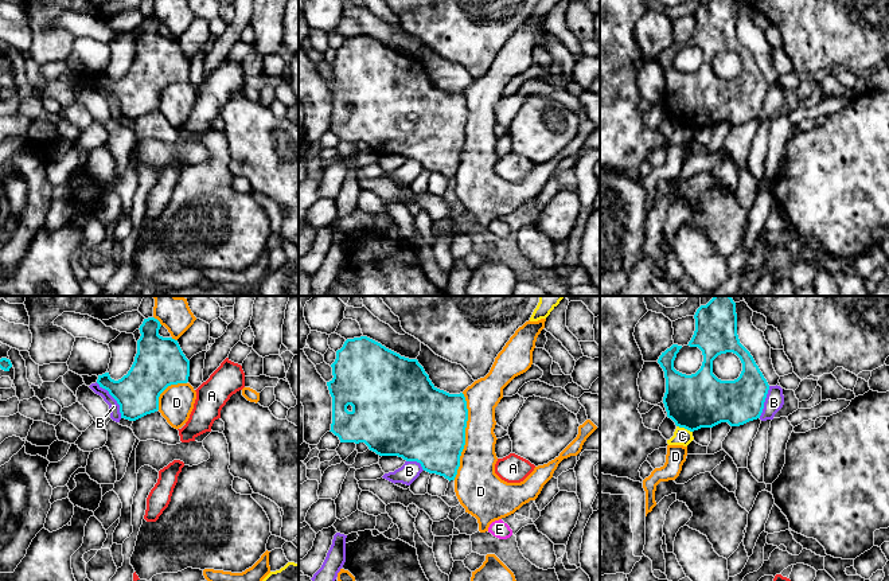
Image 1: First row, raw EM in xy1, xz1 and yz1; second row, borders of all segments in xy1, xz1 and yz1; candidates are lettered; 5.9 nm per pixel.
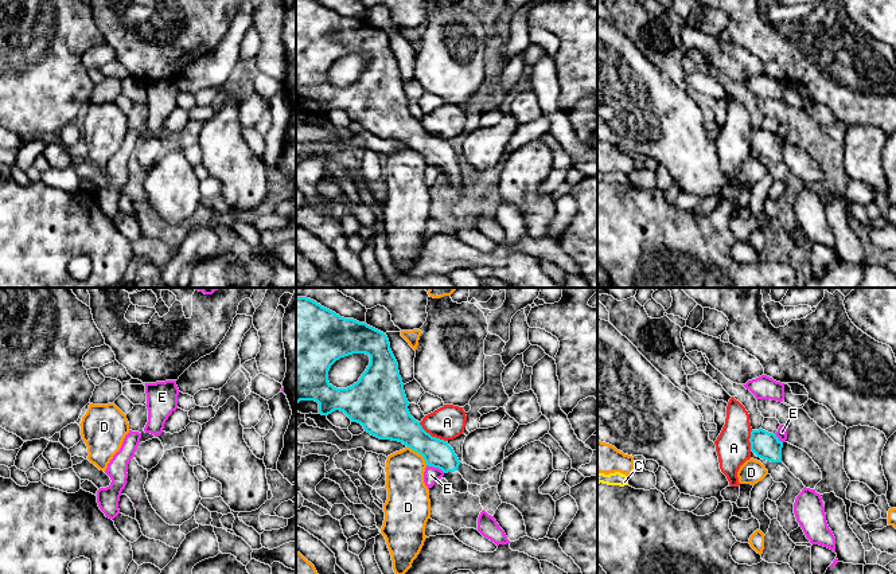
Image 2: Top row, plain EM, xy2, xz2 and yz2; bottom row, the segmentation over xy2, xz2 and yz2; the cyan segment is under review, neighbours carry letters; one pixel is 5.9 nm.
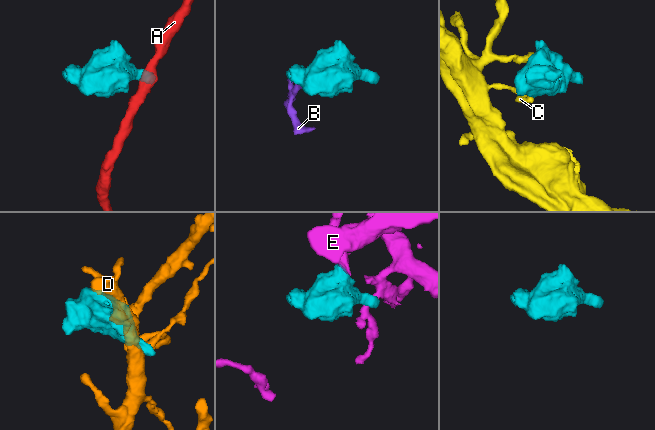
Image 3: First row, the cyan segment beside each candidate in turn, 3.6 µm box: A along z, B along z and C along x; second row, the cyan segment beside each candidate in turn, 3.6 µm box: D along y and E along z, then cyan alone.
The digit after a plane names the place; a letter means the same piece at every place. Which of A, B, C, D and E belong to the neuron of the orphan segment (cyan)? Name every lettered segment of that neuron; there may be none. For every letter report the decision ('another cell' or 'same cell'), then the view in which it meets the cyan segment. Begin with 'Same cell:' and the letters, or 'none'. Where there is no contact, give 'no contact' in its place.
Same cell: none
A: another cell; meets cyan in xz2
B: another cell; meets cyan in xy1
C: another cell; meets cyan in yz1
D: another cell; meets cyan in xz1
E: another cell; meets cyan in xz2

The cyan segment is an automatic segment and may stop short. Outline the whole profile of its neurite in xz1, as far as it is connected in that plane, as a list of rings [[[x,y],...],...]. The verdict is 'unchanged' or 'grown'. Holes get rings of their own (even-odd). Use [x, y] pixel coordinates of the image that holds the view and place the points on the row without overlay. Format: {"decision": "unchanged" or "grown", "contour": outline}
{"decision": "unchanged", "contour": [[[367,36],[347,38],[331,63],[331,129],[340,141],[364,141],[379,155],[417,160],[429,172],[455,179],[468,120],[463,91],[437,87],[417,58],[409,58]]]}

